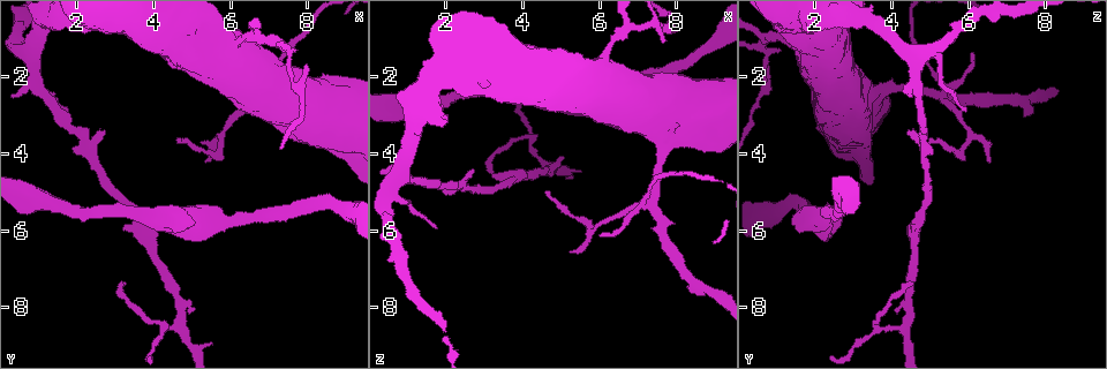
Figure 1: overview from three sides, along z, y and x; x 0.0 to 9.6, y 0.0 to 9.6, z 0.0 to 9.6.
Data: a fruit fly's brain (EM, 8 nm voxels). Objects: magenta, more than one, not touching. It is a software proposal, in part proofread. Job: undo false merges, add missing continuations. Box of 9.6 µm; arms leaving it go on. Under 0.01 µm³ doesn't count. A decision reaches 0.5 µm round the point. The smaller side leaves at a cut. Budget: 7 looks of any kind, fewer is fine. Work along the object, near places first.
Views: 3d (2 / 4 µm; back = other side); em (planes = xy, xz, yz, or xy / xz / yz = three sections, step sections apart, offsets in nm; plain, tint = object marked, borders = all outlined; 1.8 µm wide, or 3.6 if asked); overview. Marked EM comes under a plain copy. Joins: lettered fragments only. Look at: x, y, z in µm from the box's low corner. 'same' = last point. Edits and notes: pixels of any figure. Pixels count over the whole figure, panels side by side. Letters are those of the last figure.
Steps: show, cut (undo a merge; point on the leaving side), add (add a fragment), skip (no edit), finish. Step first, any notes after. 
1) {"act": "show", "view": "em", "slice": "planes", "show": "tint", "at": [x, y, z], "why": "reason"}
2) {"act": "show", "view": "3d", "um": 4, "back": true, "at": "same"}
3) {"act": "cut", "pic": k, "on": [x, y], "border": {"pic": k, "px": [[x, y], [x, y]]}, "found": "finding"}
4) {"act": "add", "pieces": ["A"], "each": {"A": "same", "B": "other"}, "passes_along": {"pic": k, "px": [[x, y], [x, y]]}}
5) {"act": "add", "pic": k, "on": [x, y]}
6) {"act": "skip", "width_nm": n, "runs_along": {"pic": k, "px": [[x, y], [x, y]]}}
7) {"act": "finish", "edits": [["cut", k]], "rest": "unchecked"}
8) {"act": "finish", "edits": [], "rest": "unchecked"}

{"act": "show", "view": "em", "slice": "planes", "show": "borders", "at": [5.35, 4.25, 6.55], "why": "an open end"}

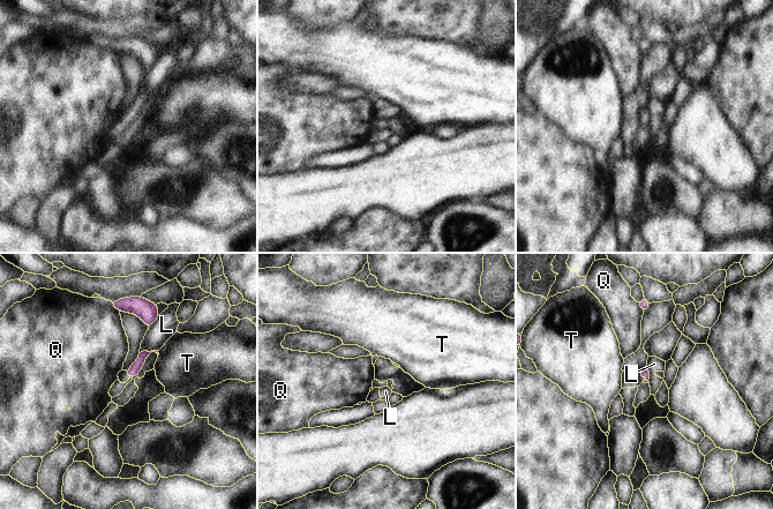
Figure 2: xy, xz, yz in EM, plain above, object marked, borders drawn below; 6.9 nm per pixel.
{"act": "skip", "each": {"L": "other", "Q": "other", "T": "other"}, "border": {"pic": 2, "px": [[157, 350], [142, 351], [140, 353]]}, "found": "no lettered fragment goes on from it"}

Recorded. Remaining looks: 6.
{"act": "show", "view": "3d", "um": 4, "at": [7.15, 2.60, 5.35], "why": "four or more arms meet"}

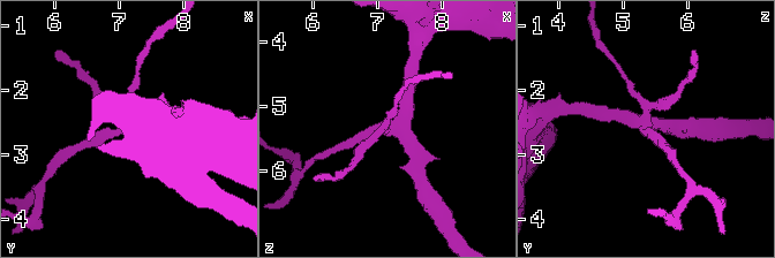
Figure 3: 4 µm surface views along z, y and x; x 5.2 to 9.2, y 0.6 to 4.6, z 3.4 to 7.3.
{"act": "show", "view": "em", "slice": "xy", "step": 4, "show": "tint", "at": [7.15, 2.50, 5.35]}

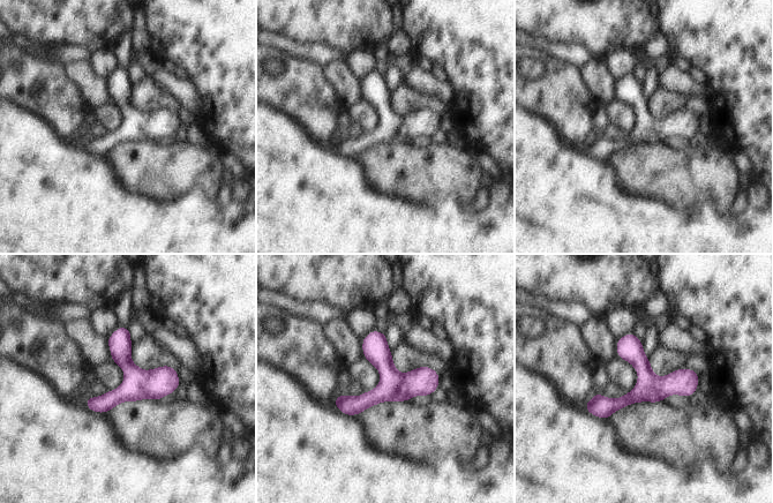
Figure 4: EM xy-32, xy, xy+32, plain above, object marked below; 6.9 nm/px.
{"act": "show", "view": "em", "slice": "xy", "step": 4, "show": "borders", "at": "same"}

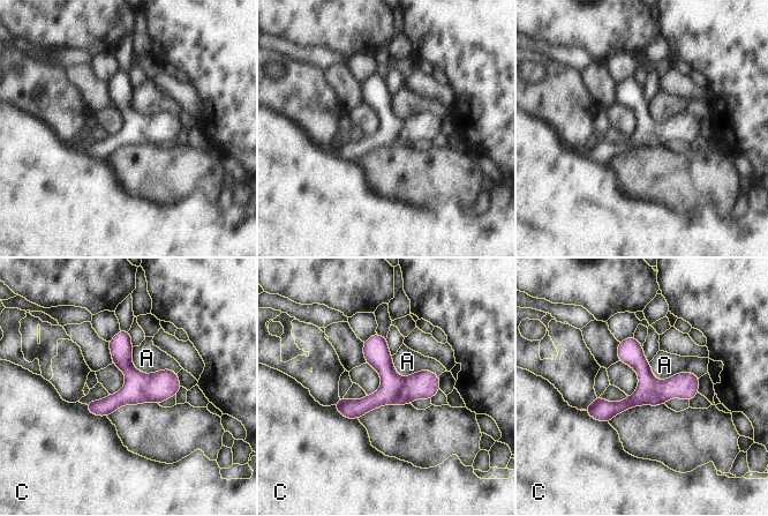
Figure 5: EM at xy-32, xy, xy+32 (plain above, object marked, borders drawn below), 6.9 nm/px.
{"act": "skip", "each": {"A": "other", "C": "other"}, "border": {"pic": 5, "px": [[132, 348], [143, 373], [177, 373]]}, "found": "all the same neuron"}

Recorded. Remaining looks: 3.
{"act": "show", "view": "3d", "um": 4, "back": true, "at": [3.35, 7.30, 4.50], "why": "thin end"}

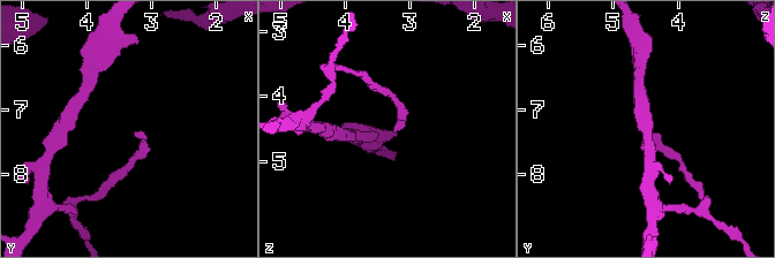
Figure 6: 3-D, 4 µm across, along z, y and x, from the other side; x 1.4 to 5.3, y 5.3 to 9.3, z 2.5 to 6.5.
{"act": "show", "view": "em", "slice": "planes", "show": "tint", "at": [3.30, 7.40, 4.55], "why": "now the EM"}

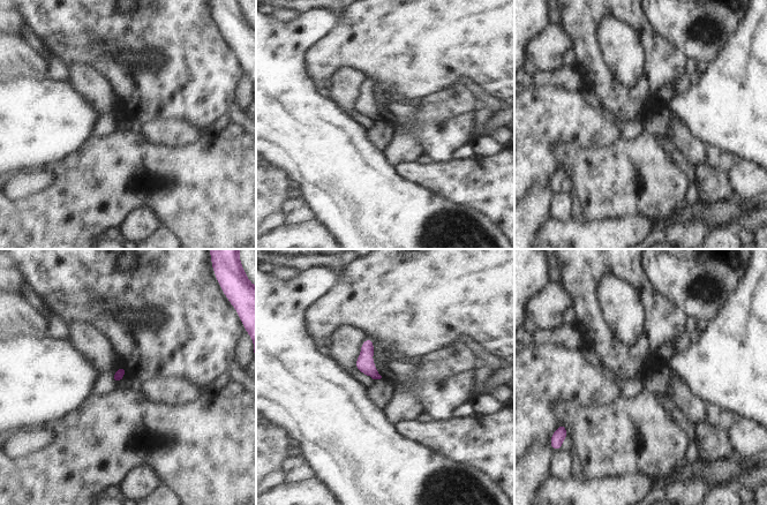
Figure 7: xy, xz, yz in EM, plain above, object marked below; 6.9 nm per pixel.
{"act": "show", "view": "em", "slice": "planes", "show": "borders", "at": "same"}

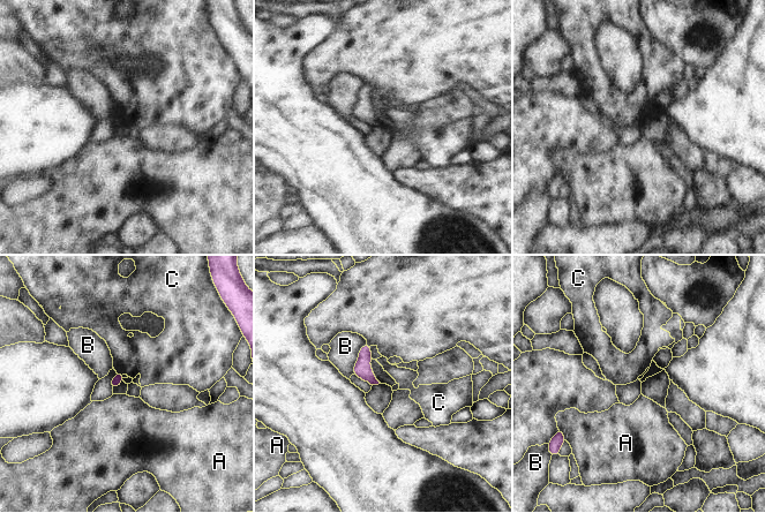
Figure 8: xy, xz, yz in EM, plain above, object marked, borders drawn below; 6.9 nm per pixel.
{"act": "skip", "each": {"A": "other", "B": "other", "C": "other"}, "found": "none of them fits"}

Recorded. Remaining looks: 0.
{"act": "finish", "edits": [], "rest": "unchecked"}

